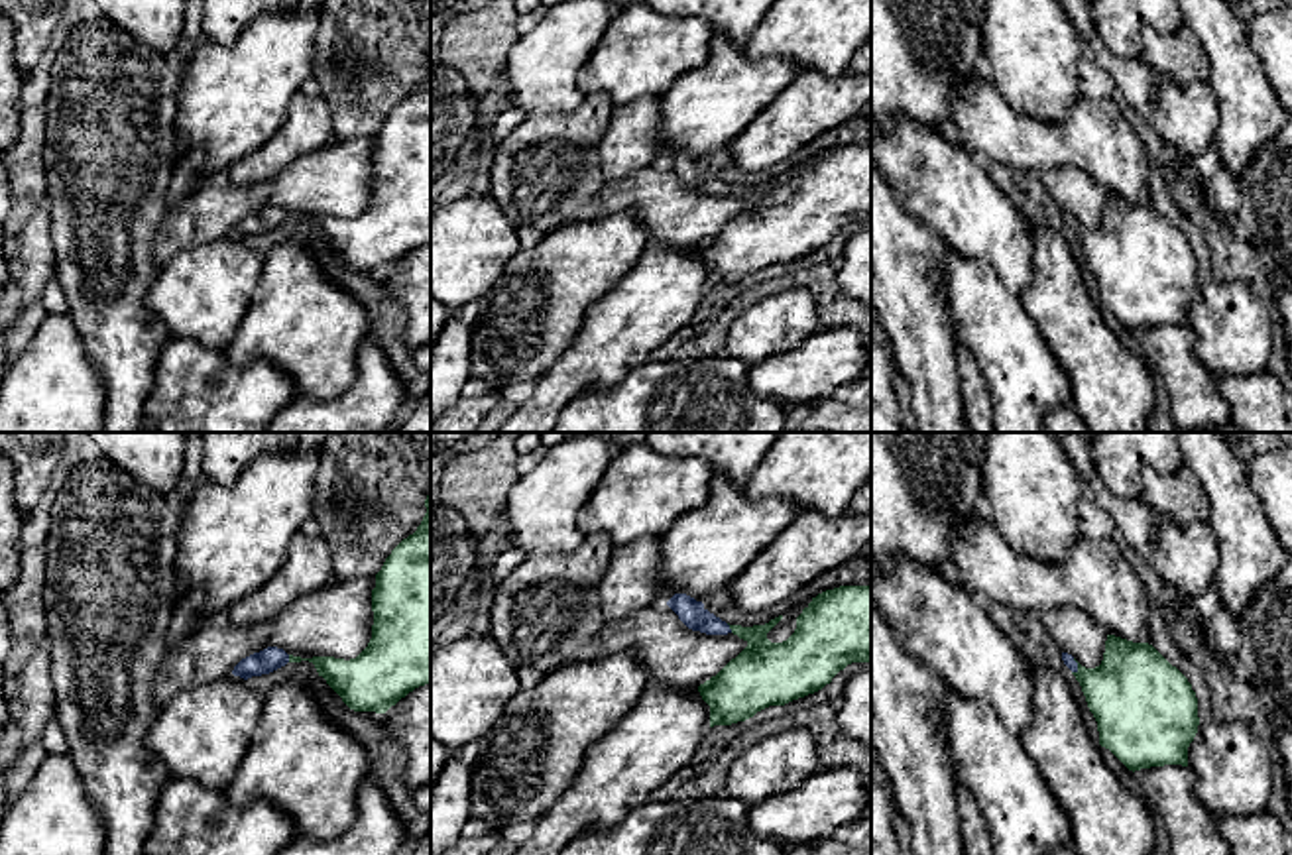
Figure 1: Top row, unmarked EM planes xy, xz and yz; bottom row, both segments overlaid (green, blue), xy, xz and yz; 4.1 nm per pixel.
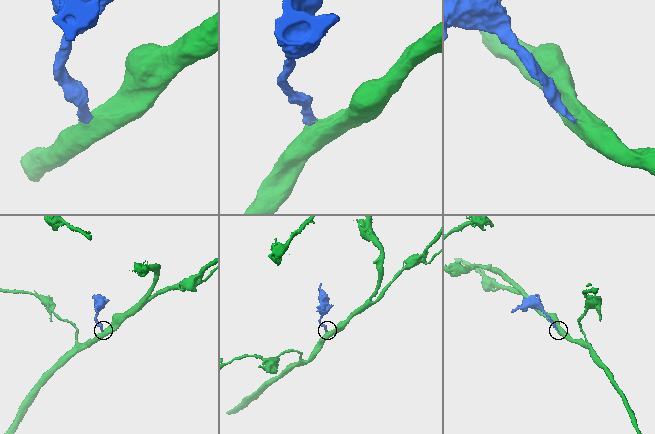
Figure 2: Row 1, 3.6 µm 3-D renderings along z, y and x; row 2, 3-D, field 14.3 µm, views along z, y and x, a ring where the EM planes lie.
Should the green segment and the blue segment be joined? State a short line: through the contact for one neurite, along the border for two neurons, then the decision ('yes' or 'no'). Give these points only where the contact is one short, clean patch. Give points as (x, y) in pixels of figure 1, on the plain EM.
line xz (763, 232), (760, 207), (730, 187), (710, 185), (691, 171); yes

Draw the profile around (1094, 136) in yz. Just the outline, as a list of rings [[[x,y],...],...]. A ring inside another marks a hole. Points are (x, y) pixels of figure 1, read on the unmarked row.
[[[977,75],[956,88],[948,122],[983,161],[1038,173],[1078,167],[1107,195],[1148,202],[1154,171],[1146,147],[1113,100],[1080,96],[1060,120],[1038,120],[1015,112]]]

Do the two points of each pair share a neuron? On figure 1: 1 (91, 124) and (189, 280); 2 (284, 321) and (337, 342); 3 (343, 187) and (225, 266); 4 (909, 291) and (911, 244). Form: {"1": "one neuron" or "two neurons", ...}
{"1": "two neurons", "2": "one neuron", "3": "two neurons", "4": "one neuron"}

